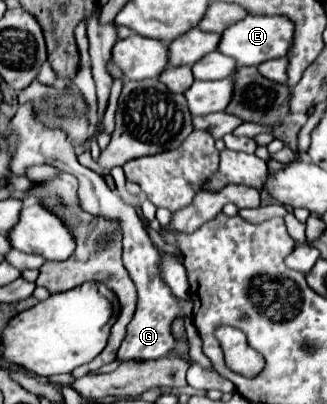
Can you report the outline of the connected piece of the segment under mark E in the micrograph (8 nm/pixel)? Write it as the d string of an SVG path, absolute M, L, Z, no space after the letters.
M246 16L224 30L218 50L238 60L240 66L258 66L260 62L286 56L288 48L292 46L292 36L294 24L288 20L288 16Z

